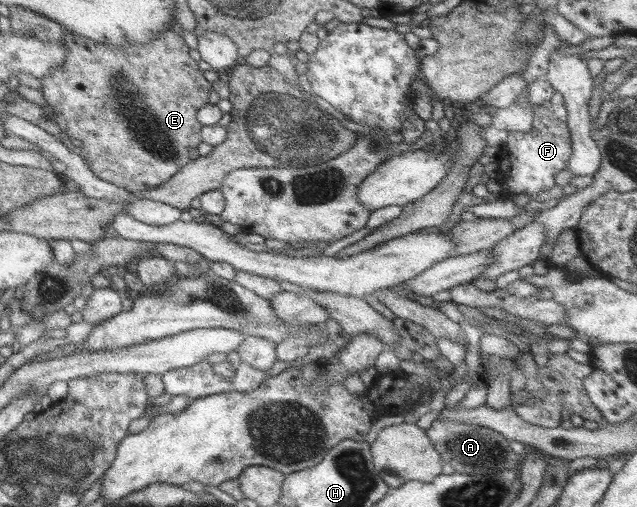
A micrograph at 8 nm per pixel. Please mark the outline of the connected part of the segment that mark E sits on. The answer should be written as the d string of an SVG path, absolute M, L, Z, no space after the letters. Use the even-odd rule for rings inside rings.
M170 29L152 37L152 41L146 45L126 45L126 47L108 47L90 43L87 39L80 36L70 35L63 40L64 47L67 48L61 68L55 68L48 76L40 80L37 88L52 109L53 121L70 138L80 140L82 145L78 149L79 155L83 158L86 166L100 179L118 188L126 190L128 193L138 194L143 190L154 188L163 184L175 172L178 172L185 164L199 157L197 146L201 143L200 129L201 124L196 120L196 112L208 103L208 96L211 92L211 84L202 77L202 71L196 67L196 61L188 55L188 49L183 39Z

